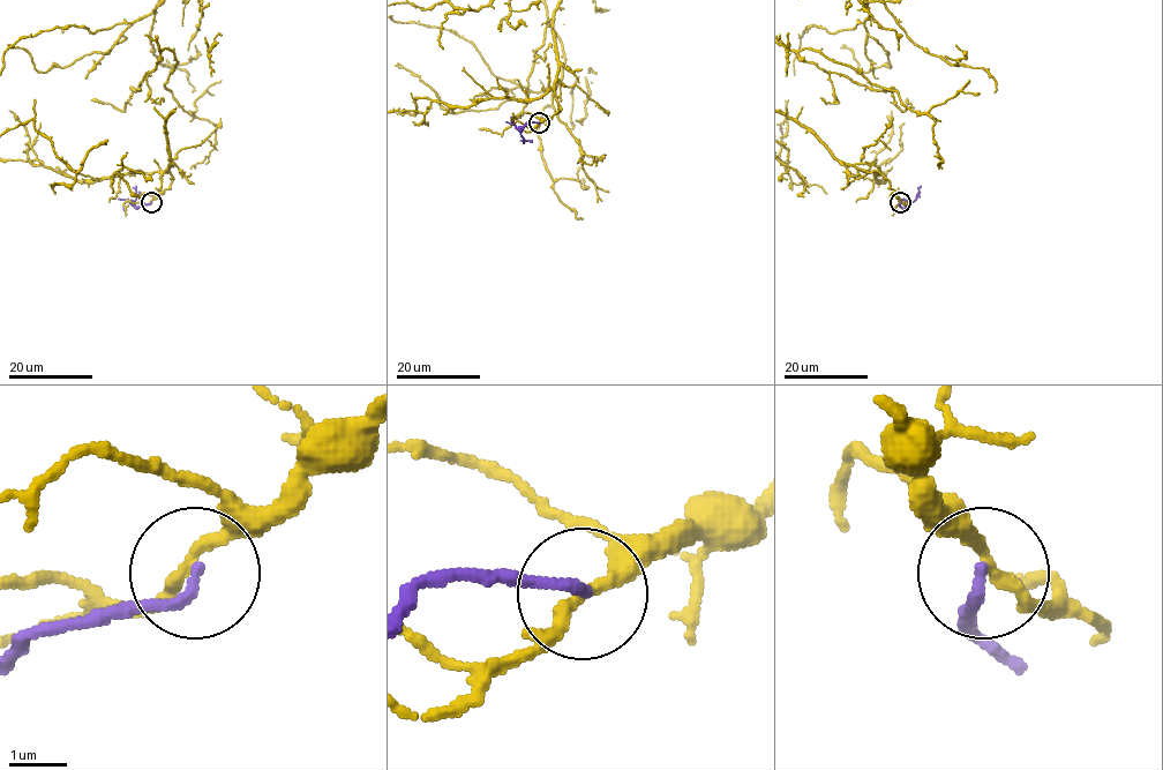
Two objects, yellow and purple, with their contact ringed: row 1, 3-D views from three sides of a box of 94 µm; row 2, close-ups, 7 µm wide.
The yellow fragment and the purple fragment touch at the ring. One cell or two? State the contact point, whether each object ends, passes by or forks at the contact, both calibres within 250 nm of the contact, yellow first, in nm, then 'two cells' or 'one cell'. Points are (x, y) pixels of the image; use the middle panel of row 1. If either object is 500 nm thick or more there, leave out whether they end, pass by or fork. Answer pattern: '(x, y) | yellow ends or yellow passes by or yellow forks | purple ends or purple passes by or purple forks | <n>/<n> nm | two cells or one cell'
(539, 122) | yellow passes by | purple ends | 200/200 nm | two cells

